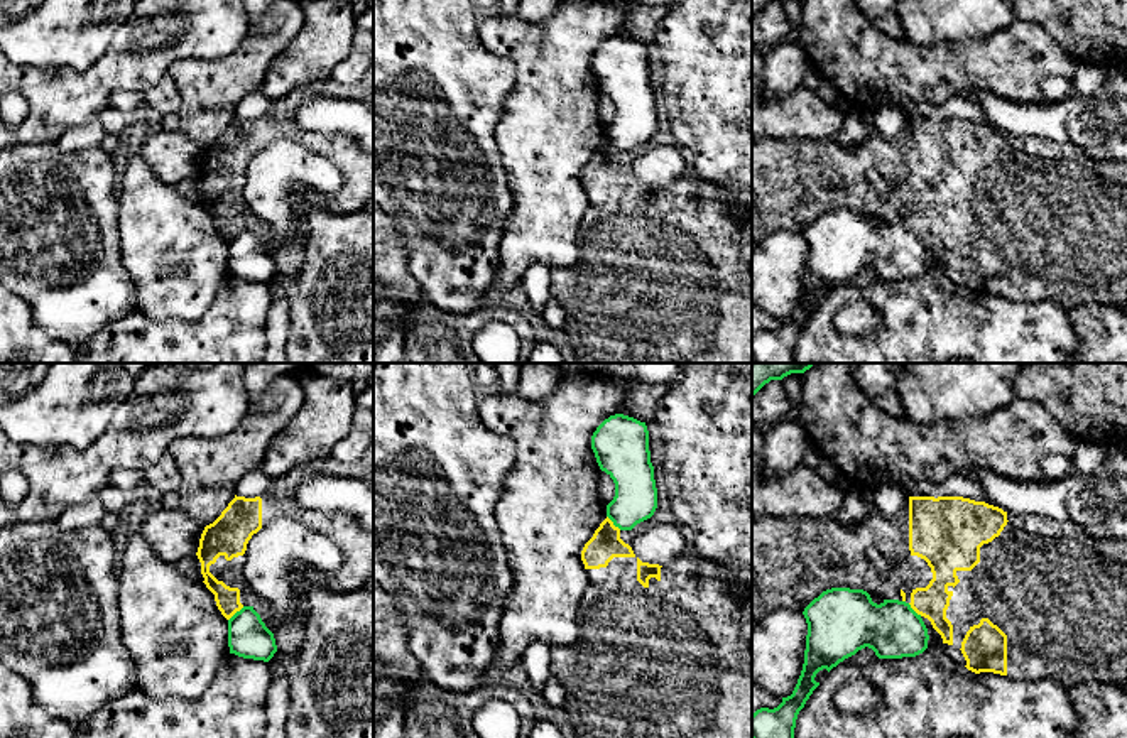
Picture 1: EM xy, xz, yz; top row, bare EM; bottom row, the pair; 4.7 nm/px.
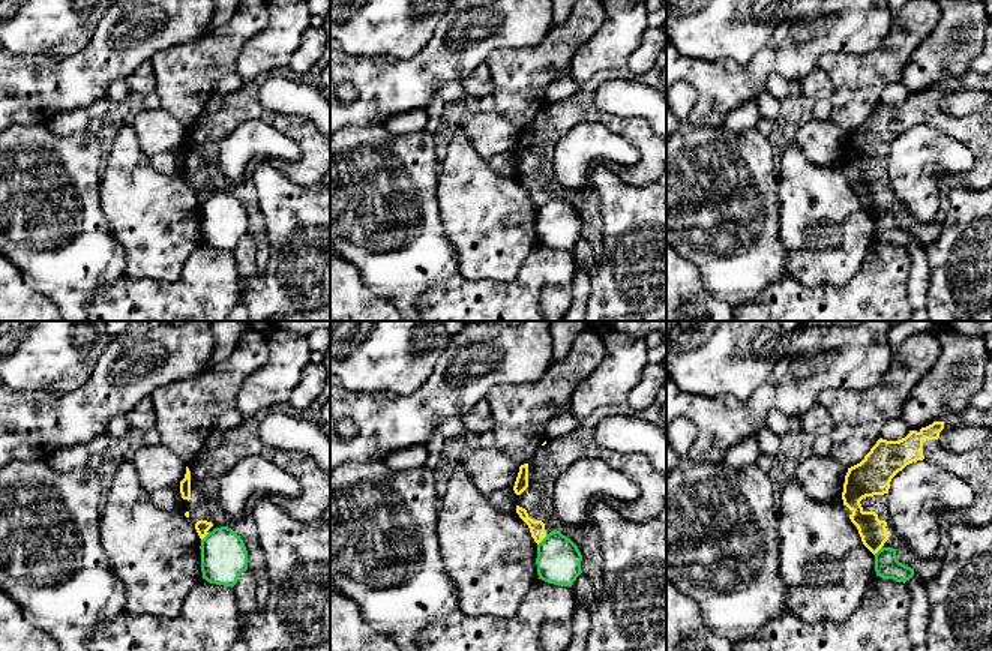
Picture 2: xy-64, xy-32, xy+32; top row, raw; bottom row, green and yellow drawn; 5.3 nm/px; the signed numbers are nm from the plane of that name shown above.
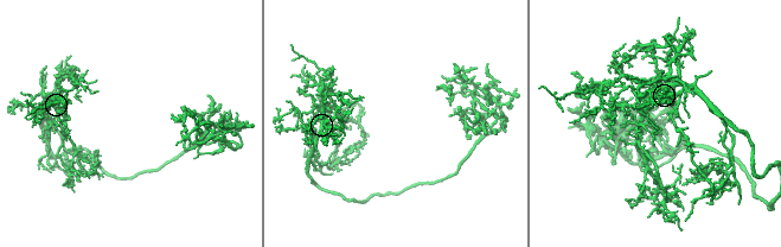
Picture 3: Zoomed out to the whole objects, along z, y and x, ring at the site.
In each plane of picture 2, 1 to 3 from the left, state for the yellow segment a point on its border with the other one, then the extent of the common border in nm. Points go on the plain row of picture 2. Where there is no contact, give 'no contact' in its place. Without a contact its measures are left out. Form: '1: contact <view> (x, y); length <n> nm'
1: contact xy-64 (204, 201); length 60 nm
2: contact xy-32 (542, 204); length 80 nm
3: contact xy+32 (878, 215); length 60 nm

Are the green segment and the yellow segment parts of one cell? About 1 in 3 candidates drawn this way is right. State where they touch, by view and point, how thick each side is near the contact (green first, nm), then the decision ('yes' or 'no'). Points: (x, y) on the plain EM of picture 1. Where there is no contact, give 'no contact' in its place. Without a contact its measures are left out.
xy (235, 235) | 200/120 nm | no

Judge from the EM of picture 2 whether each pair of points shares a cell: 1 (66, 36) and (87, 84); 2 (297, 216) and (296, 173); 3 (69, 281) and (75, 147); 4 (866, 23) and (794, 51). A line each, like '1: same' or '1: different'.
1: different
2: different
3: same
4: same

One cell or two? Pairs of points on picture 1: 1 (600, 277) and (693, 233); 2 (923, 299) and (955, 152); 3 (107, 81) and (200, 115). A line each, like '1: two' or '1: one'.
1: one
2: two
3: two

